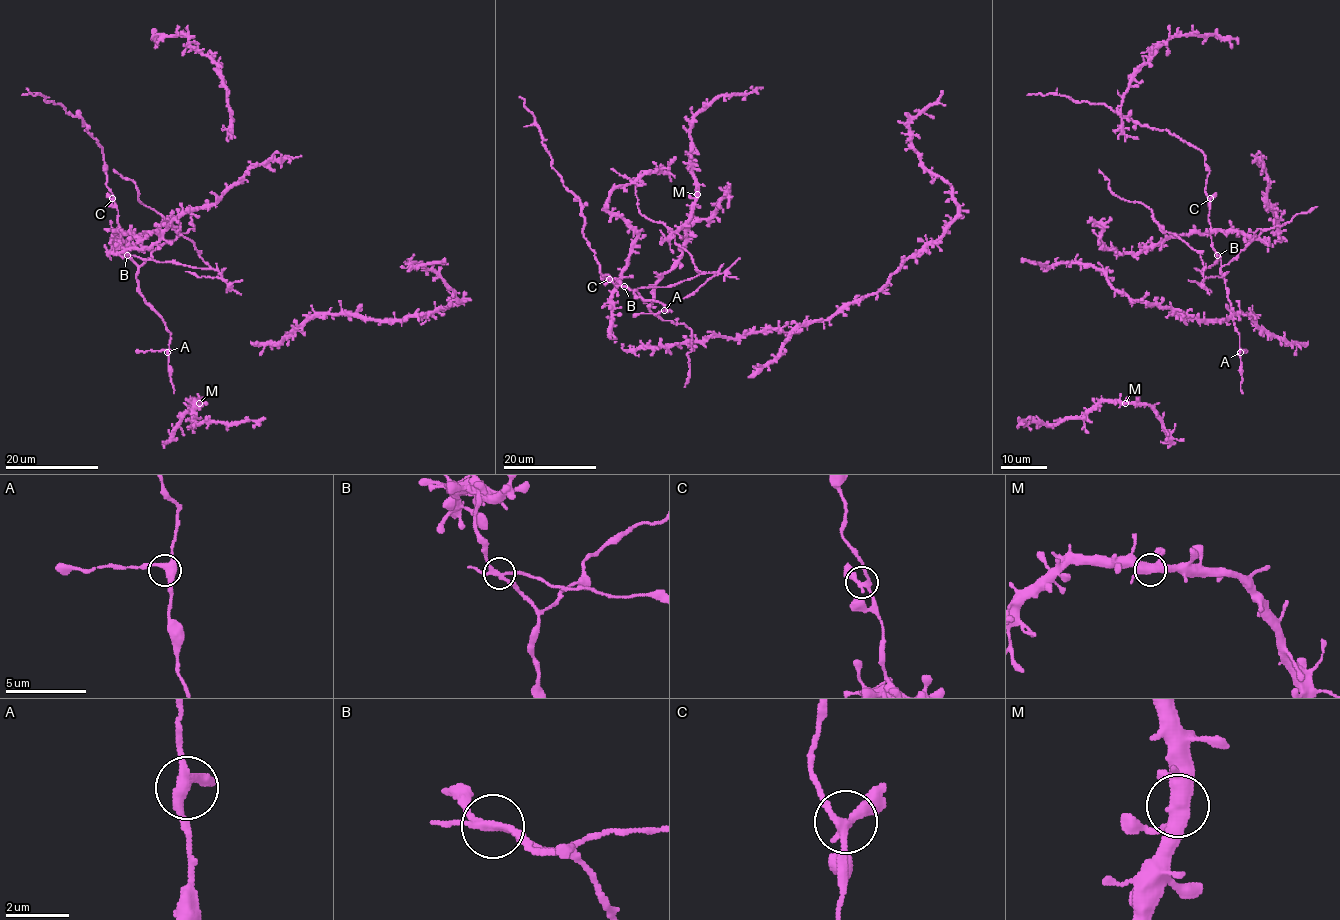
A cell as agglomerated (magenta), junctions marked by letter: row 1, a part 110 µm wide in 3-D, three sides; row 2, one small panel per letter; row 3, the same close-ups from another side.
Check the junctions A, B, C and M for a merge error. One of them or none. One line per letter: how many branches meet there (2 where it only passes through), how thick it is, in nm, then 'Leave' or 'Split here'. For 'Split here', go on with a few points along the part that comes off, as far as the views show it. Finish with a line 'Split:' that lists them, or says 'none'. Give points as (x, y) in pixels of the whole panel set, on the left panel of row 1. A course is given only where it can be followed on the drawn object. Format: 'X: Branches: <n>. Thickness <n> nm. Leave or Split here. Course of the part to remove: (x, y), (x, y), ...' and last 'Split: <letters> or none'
A: Branches: 3. Thickness 340 nm. Leave
B: Branches: 4. Thickness 240 nm. Split here. Course of the part to remove: (127, 255), (196, 268), (210, 267), (195, 245), (138, 199), (139, 192), (131, 180), (113, 169)
C: Branches: 3. Thickness 240 nm. Leave
M: Branches: 4. Thickness 440 nm. Leave
Split: B

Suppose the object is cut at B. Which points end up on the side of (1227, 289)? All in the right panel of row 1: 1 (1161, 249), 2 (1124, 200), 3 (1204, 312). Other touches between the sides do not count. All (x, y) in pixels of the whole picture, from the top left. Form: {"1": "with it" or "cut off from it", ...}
{"1": "with it", "2": "cut off from it", "3": "with it"}

